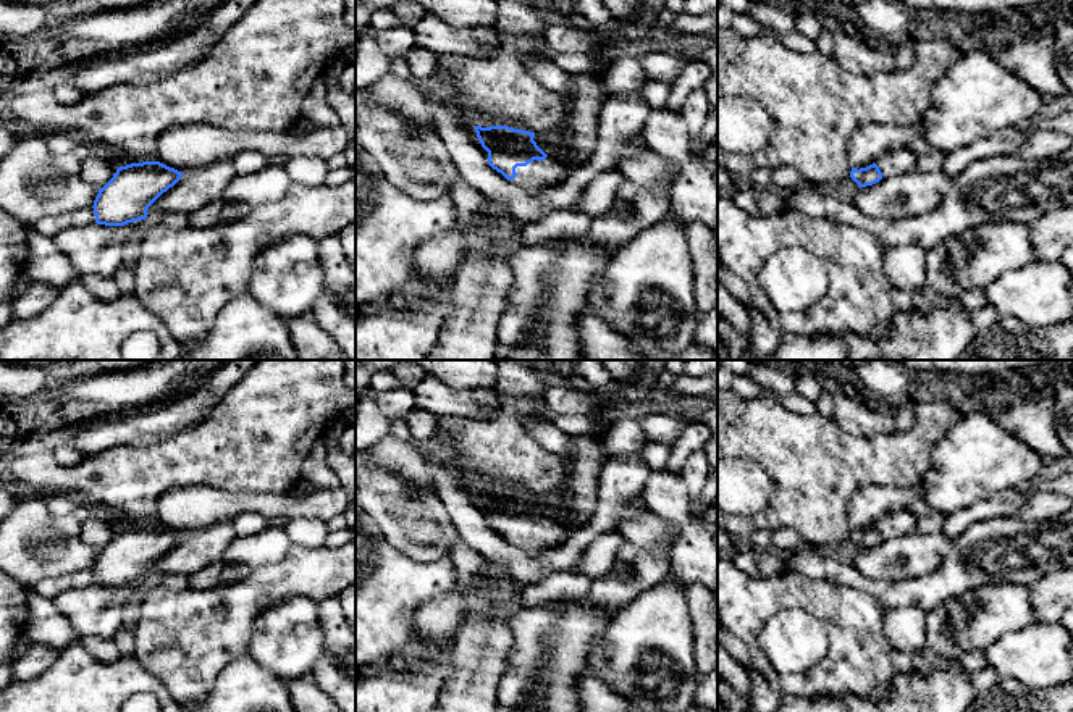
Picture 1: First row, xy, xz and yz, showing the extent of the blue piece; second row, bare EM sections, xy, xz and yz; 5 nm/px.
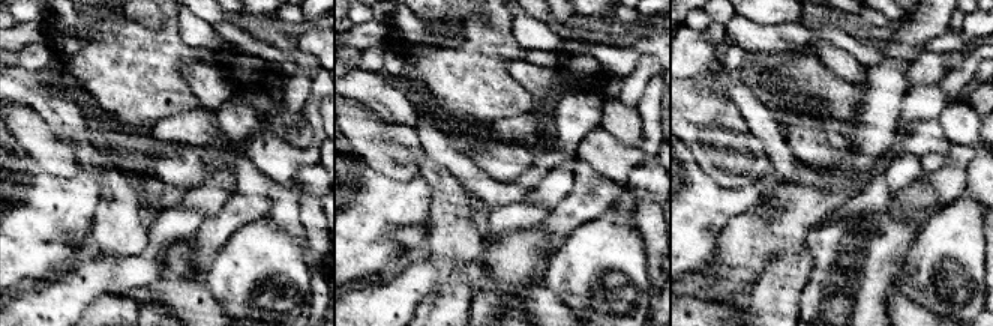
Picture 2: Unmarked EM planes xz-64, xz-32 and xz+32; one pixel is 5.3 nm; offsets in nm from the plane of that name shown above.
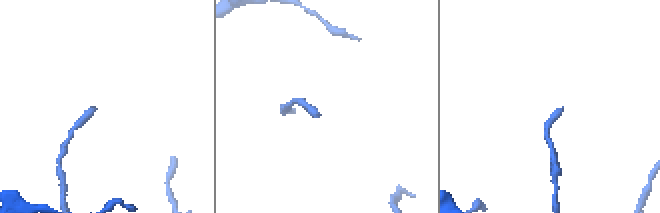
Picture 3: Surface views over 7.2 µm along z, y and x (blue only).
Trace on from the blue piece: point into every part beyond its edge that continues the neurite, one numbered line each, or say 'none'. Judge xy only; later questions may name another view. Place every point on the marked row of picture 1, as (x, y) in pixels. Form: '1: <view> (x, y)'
none

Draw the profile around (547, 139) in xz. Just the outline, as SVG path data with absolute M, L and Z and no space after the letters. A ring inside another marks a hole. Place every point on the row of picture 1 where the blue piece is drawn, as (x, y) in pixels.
M559 128L554 129L541 129L535 132L533 140L536 145L549 157L554 155L558 145L562 142L564 134Z

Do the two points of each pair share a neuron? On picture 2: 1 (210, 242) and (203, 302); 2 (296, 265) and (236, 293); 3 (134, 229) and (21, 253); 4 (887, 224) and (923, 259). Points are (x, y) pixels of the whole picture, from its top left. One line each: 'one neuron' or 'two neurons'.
1: two neurons
2: one neuron
3: two neurons
4: two neurons

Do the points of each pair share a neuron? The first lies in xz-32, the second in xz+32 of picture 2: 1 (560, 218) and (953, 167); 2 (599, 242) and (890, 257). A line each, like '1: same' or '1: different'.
1: same
2: different

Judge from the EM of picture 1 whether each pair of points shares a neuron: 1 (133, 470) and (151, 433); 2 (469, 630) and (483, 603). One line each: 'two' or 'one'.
1: two
2: two

